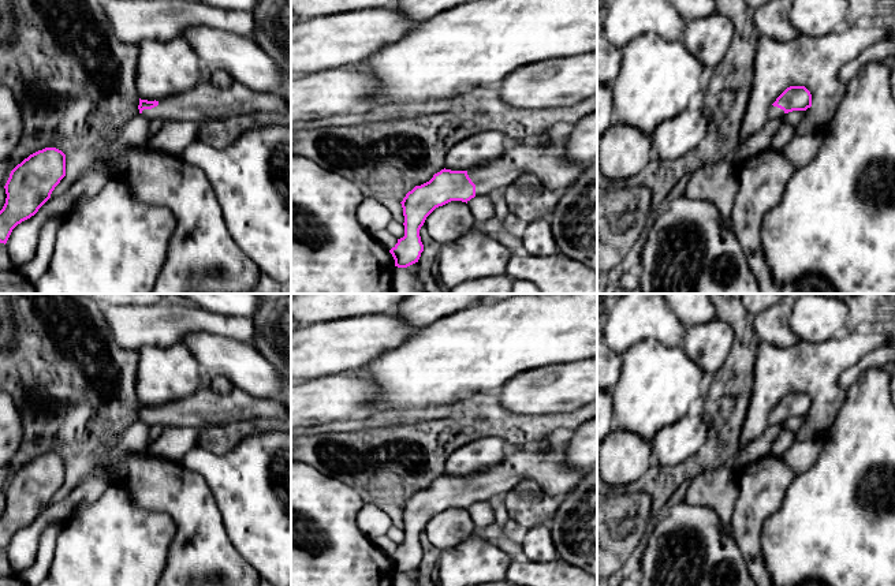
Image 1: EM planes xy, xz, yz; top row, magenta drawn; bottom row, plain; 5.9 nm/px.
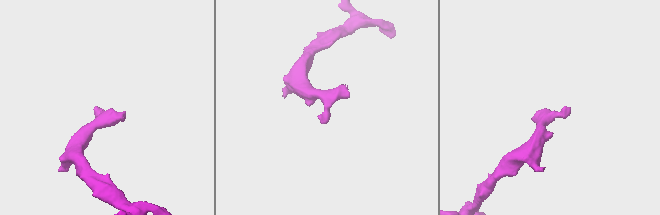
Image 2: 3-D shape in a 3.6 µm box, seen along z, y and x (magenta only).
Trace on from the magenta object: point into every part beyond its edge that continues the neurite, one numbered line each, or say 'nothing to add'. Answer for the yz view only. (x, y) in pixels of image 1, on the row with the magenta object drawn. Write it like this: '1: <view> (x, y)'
1: yz (774, 112)

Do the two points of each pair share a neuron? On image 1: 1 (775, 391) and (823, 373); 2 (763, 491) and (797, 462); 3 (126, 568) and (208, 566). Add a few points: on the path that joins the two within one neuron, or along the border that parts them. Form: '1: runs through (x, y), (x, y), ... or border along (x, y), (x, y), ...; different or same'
1: runs through (787, 379), (793, 373), (810, 373); same
2: border along (780, 458), (797, 474); different
3: border along (172, 536), (166, 567), (161, 571); different

